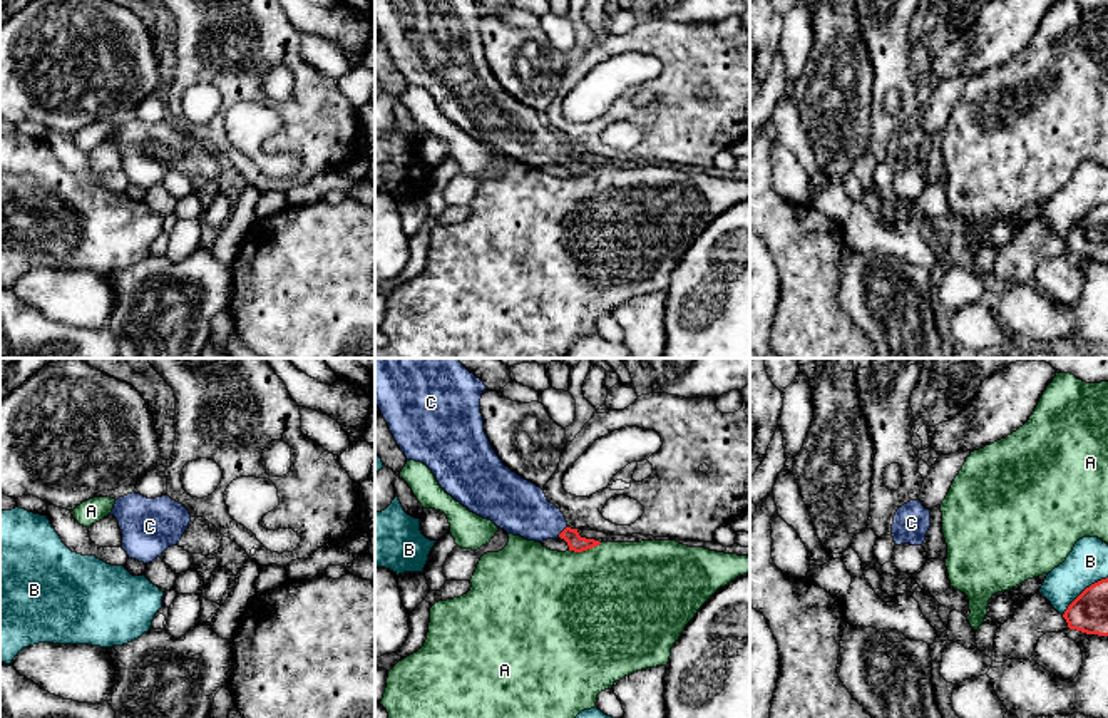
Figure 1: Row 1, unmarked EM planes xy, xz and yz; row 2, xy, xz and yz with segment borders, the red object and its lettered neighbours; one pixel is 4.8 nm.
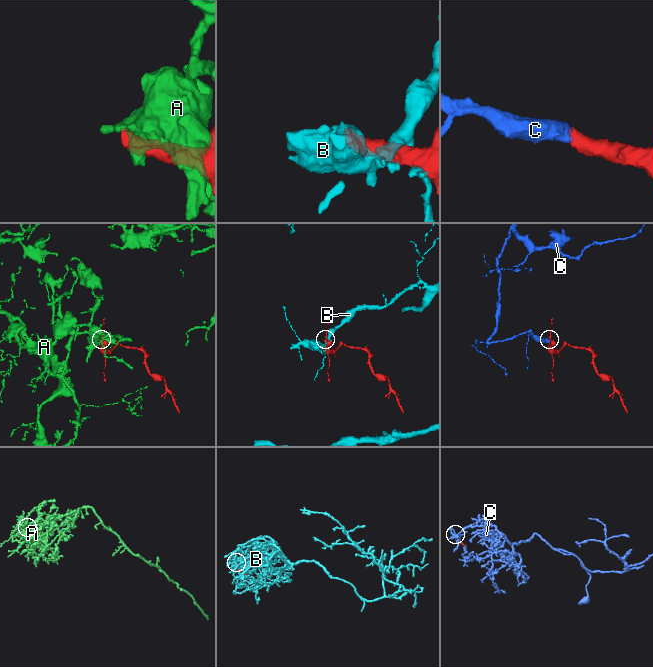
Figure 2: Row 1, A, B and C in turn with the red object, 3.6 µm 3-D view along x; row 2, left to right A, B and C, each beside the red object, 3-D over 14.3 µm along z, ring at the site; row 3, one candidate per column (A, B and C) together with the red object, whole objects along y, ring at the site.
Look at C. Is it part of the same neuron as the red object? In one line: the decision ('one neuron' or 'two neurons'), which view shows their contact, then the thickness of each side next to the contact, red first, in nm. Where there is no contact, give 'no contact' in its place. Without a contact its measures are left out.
one neuron | xz | 80/260 nm

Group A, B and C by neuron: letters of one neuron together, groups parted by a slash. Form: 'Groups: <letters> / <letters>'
Groups: A / B / C

